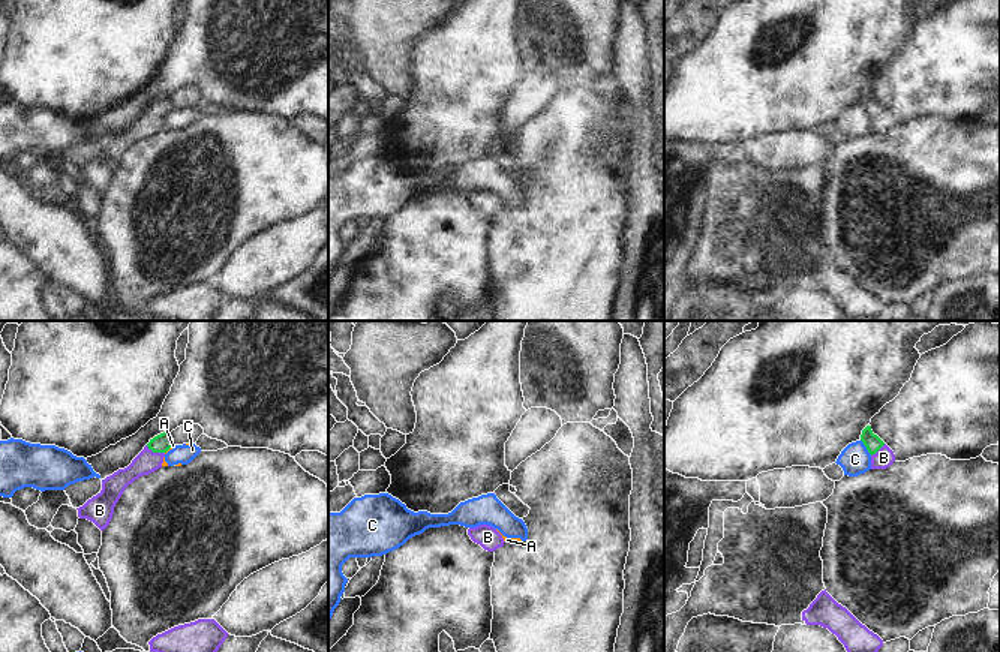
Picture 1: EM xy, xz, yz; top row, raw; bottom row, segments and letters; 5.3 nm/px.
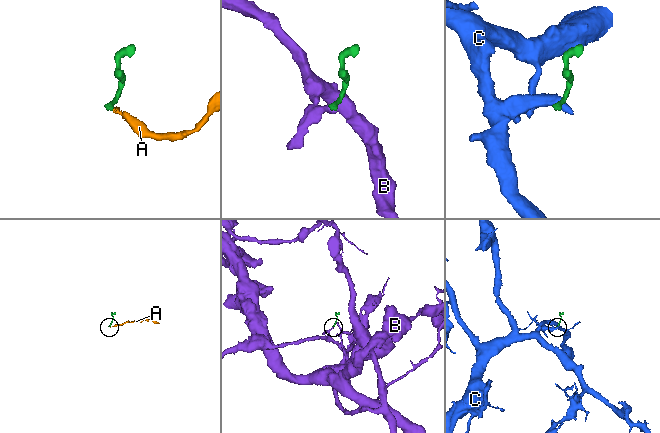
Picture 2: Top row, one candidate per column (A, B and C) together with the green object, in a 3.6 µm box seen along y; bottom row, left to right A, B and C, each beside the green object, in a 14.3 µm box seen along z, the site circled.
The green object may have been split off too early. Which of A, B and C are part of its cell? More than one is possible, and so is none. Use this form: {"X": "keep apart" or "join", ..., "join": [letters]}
{"A": "keep apart", "B": "join", "C": "keep apart", "join": ["B"]}

